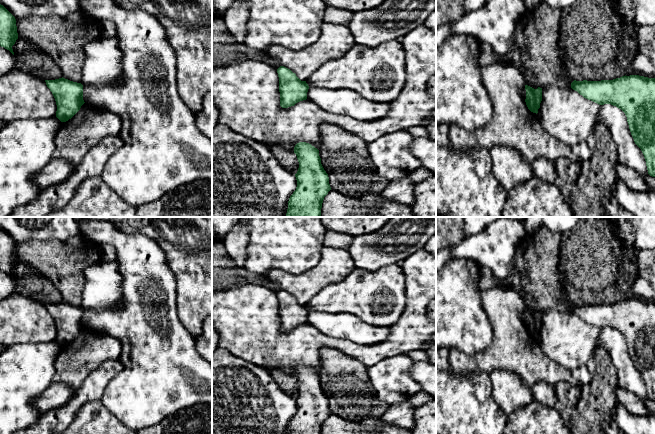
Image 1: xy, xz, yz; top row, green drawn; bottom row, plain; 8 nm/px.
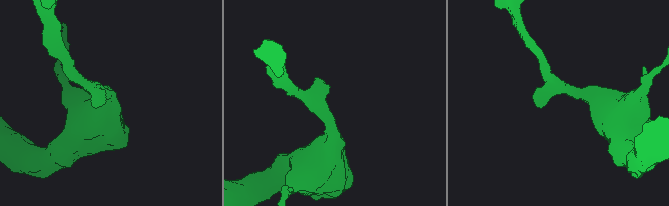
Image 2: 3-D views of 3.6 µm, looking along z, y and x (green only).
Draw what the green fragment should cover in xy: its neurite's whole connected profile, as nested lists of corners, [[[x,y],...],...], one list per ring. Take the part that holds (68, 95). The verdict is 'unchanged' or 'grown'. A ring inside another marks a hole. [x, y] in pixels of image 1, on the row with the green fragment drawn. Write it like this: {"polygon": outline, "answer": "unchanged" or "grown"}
{"polygon": [[[65,78],[45,80],[52,92],[56,105],[56,117],[61,122],[71,119],[85,103],[83,100],[83,85]]], "answer": "unchanged"}

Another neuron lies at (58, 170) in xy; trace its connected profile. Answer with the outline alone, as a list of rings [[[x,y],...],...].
[[[53,158],[36,178],[39,185],[45,189],[57,184],[62,184],[73,172],[76,166],[60,158]]]

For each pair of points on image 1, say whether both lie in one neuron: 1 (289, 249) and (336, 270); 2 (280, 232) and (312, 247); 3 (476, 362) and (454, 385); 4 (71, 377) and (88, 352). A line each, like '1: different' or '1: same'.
1: different
2: same
3: different
4: same

